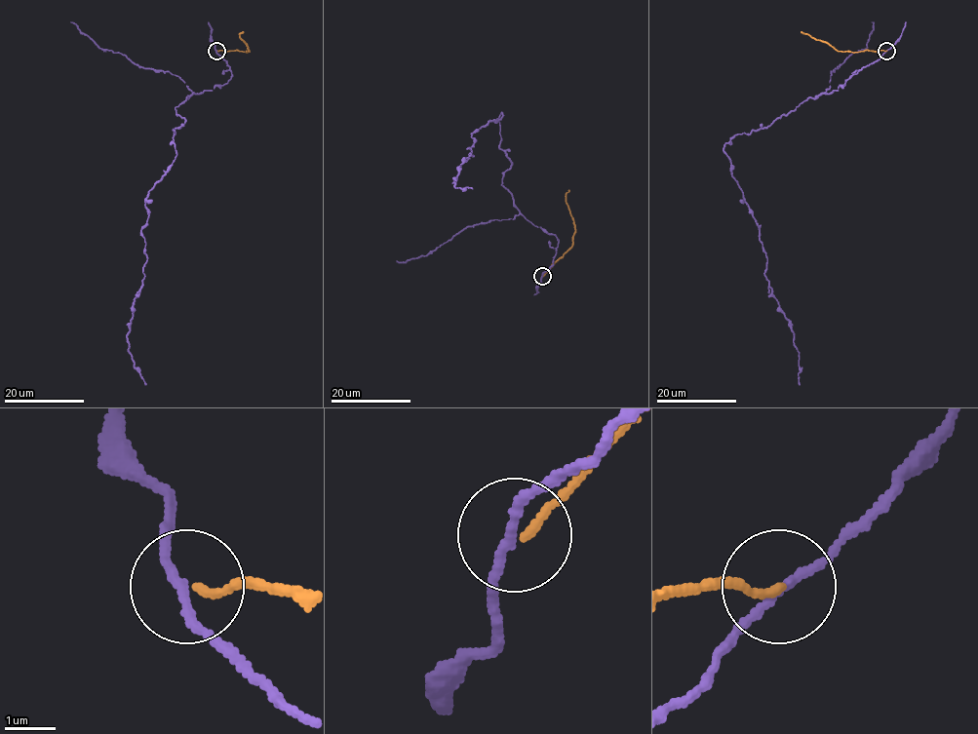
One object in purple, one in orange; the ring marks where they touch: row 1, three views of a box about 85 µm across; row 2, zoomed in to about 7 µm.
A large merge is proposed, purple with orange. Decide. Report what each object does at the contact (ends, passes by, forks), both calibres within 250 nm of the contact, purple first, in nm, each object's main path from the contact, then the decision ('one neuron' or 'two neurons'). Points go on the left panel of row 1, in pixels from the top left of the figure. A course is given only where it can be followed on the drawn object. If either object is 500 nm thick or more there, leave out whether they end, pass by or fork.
purple passes by; orange ends; calibres 160 and 150 nm; course purple (216, 50), (231, 78), (175, 108), (176, 155), (145, 201), (127, 333), (146, 384); course orange (216, 50), (249, 51), (239, 37), (243, 32); two neurons

